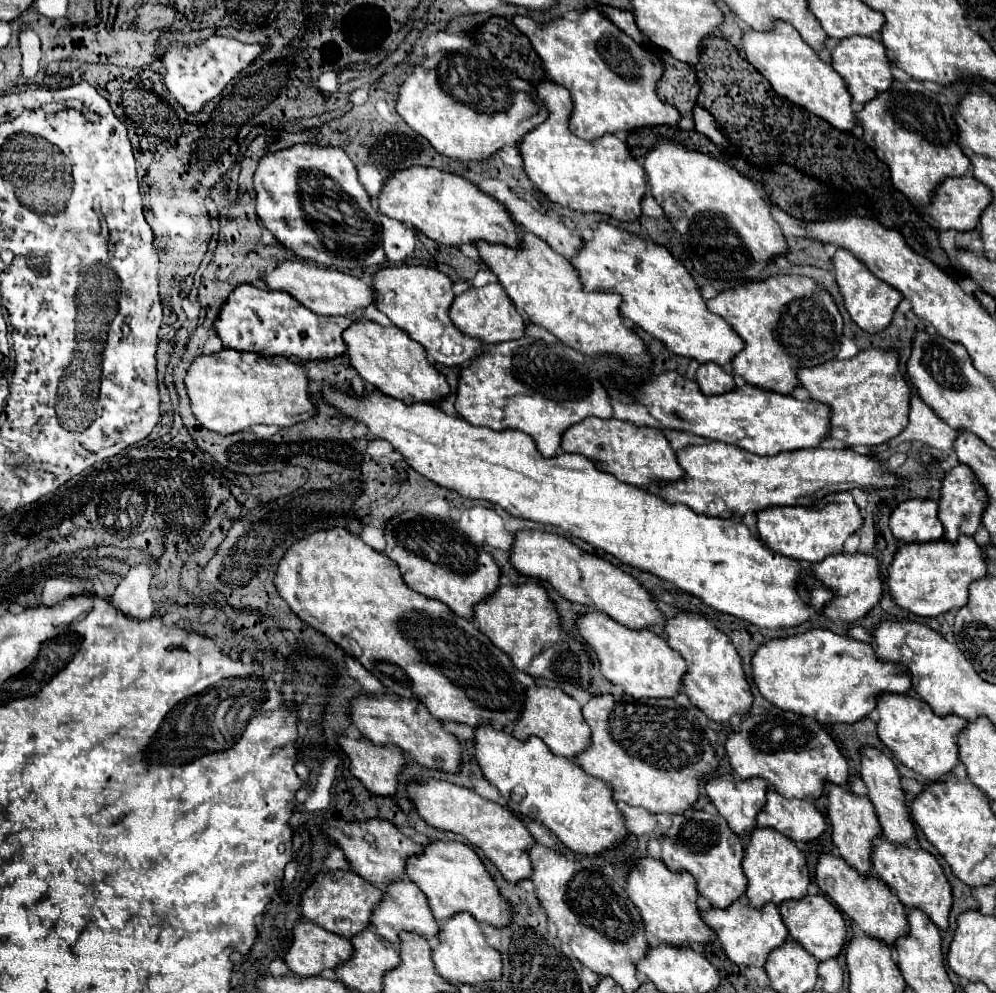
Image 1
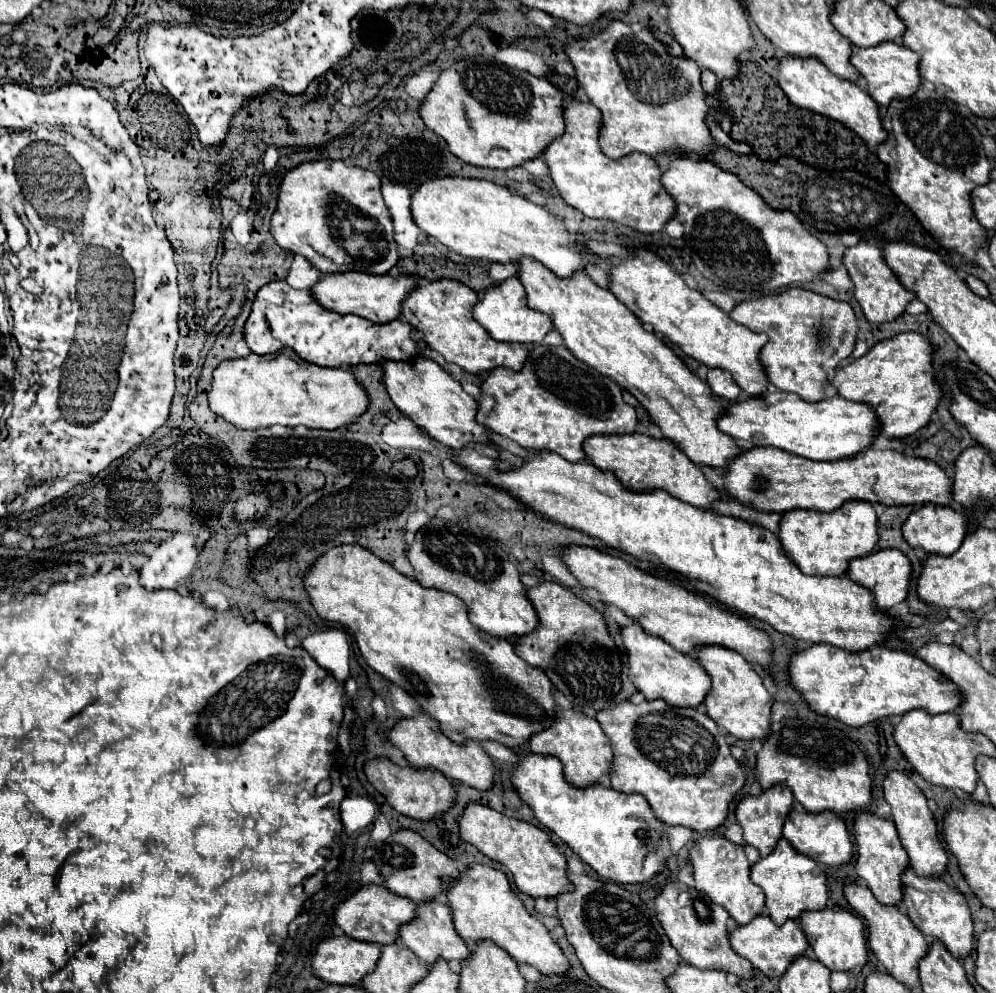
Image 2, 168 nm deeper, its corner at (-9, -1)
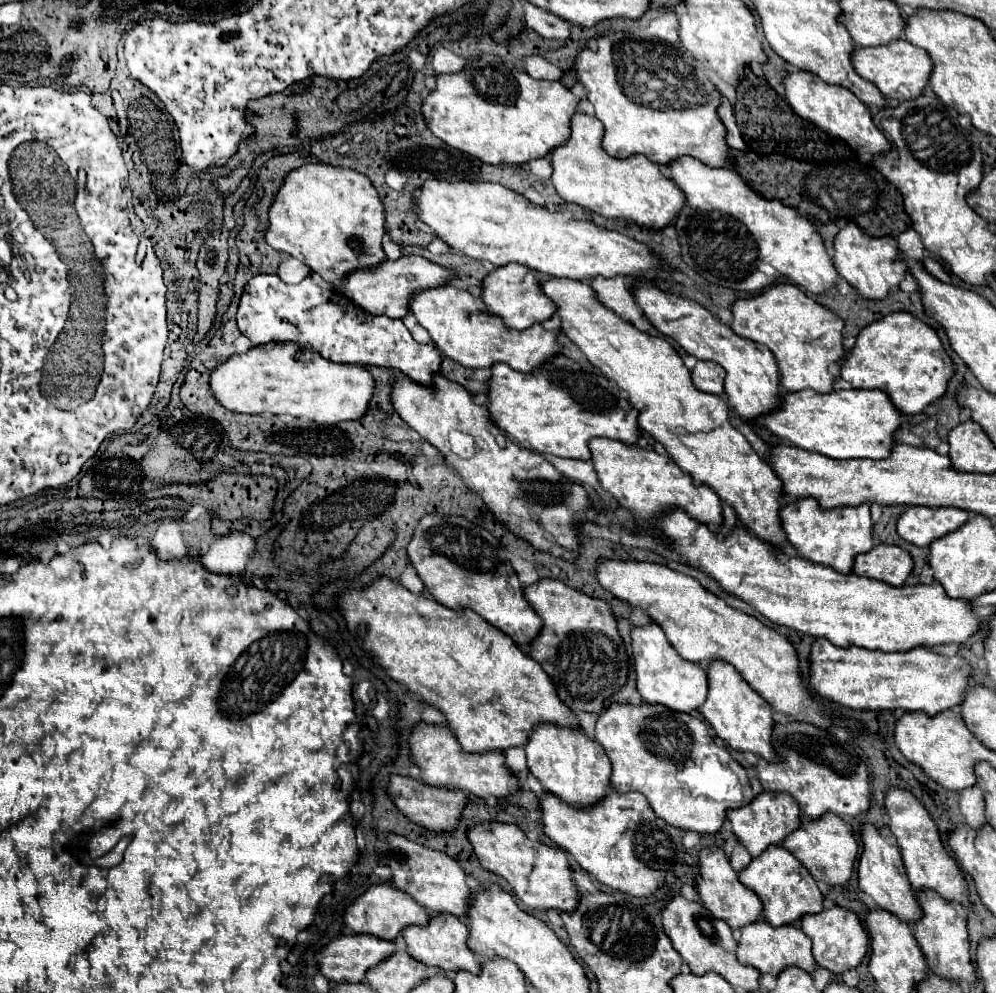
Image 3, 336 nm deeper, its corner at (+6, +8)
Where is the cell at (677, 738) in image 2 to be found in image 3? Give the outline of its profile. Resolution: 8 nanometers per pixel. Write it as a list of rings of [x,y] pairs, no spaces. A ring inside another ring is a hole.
[[[611,703],[599,713],[595,739],[603,745],[613,765],[611,789],[619,793],[627,793],[627,791],[643,793],[651,809],[655,811],[655,815],[665,819],[673,827],[679,827],[685,831],[697,831],[697,833],[717,833],[723,825],[727,809],[747,805],[753,799],[745,769],[737,761],[733,761],[731,755],[713,741],[713,737],[709,735],[707,721],[691,713],[679,713],[659,703],[657,705]]]

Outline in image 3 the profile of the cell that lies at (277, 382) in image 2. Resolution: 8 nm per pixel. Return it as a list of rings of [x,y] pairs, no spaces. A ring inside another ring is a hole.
[[[267,343],[251,347],[243,355],[233,355],[225,363],[217,365],[209,375],[209,387],[213,397],[229,411],[249,413],[249,415],[293,415],[299,419],[311,419],[321,425],[333,425],[339,421],[349,421],[361,417],[373,395],[373,377],[361,365],[343,365],[323,359],[313,351],[305,351],[299,359],[293,359],[297,353],[295,343]]]

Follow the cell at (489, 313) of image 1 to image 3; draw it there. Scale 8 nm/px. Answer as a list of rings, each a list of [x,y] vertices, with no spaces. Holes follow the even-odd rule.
[[[509,263],[509,265],[497,267],[483,279],[481,299],[491,315],[501,317],[501,321],[507,329],[521,331],[521,329],[533,327],[537,323],[543,323],[545,319],[549,319],[555,313],[555,305],[549,299],[545,299],[541,287],[539,287],[539,281],[541,279],[535,277],[535,273],[529,267]]]

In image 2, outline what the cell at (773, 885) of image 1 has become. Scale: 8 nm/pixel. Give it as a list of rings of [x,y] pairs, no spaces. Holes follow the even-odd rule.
[[[784,838],[780,844],[772,850],[770,856],[760,858],[752,870],[750,880],[760,886],[766,894],[766,908],[772,922],[782,926],[786,920],[798,920],[802,912],[806,910],[822,910],[828,900],[828,888],[826,888],[826,876],[816,872],[816,862],[808,856],[796,852]]]

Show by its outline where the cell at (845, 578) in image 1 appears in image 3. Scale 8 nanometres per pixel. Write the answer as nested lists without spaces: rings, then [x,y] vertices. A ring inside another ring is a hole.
[[[879,543],[871,551],[861,553],[853,561],[853,573],[871,577],[893,587],[901,587],[913,569],[909,553],[897,545]]]

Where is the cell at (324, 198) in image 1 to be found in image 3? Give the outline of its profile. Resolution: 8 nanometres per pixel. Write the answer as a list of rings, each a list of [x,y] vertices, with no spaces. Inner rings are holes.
[[[305,163],[301,169],[297,167],[297,171],[289,171],[289,175],[285,175],[285,183],[281,183],[269,209],[269,231],[265,239],[273,249],[303,261],[311,267],[311,271],[319,273],[327,283],[337,287],[347,273],[359,267],[375,267],[385,261],[385,253],[381,249],[383,233],[383,203],[367,175],[329,163]]]

